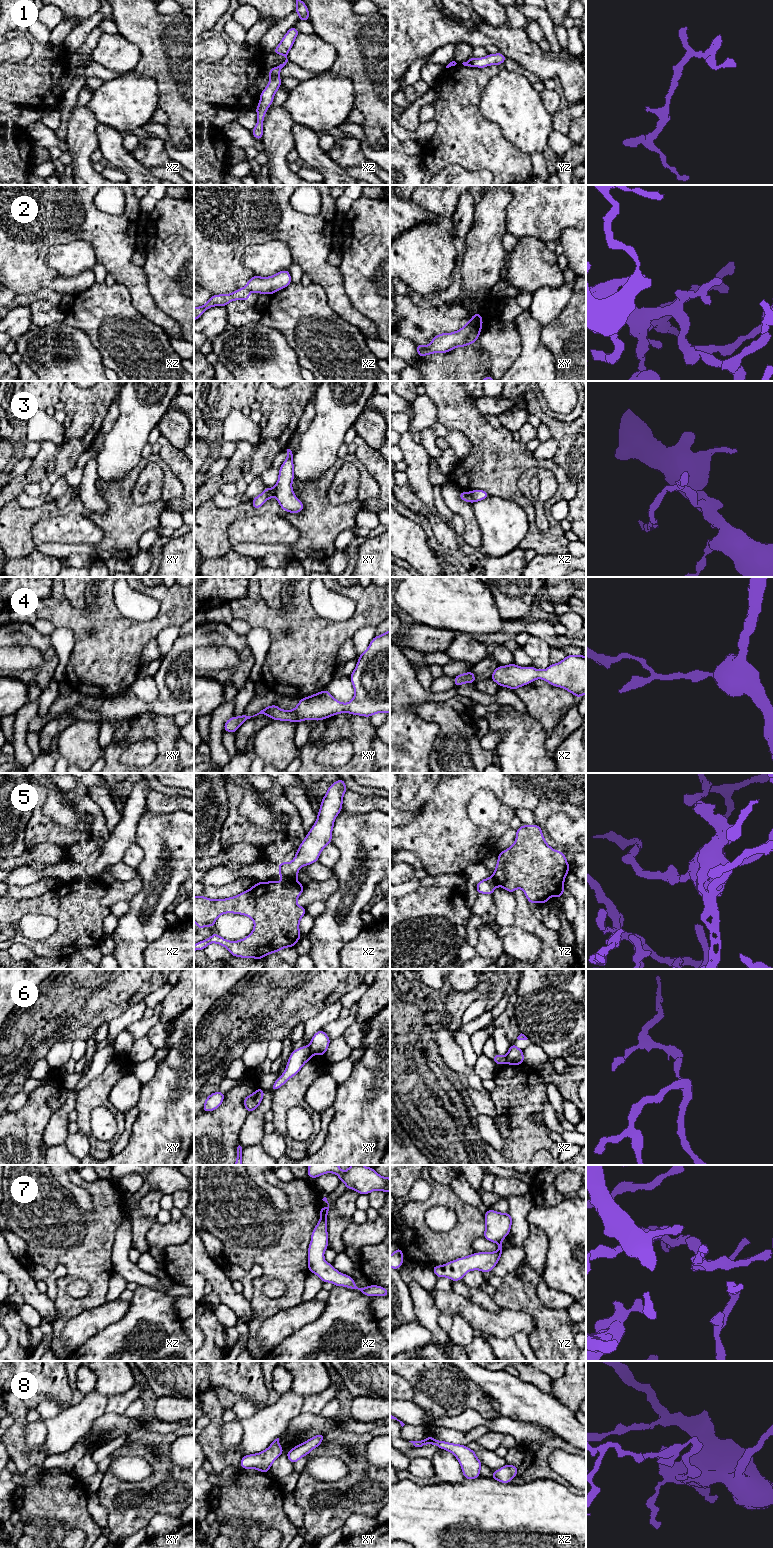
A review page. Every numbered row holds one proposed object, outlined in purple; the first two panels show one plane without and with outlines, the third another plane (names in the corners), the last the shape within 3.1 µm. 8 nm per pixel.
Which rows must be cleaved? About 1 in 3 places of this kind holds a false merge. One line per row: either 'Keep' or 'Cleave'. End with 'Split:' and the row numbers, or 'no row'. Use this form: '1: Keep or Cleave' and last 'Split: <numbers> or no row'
1: Keep
2: Keep
3: Cleave
4: Keep
5: Cleave
6: Cleave
7: Keep
8: Keep
Split: 3, 5, 6

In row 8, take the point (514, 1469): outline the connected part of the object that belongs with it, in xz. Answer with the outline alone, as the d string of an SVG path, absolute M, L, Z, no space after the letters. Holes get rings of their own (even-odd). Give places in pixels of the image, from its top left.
M505 1464L502 1468L494 1470L492 1479L501 1483L509 1483L518 1473L518 1467L514 1465Z

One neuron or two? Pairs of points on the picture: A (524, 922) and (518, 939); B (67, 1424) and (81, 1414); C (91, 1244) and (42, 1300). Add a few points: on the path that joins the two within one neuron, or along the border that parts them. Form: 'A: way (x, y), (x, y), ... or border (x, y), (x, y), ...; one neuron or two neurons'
A: border (514, 924), (527, 932), (534, 933), (542, 942); two neurons
B: way (70, 1424), (78, 1417); one neuron
C: border (53, 1301), (58, 1316), (51, 1322); two neurons

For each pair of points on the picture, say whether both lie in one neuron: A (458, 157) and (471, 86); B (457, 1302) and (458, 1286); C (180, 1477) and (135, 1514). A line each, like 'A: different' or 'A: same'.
A: same
B: different
C: same

